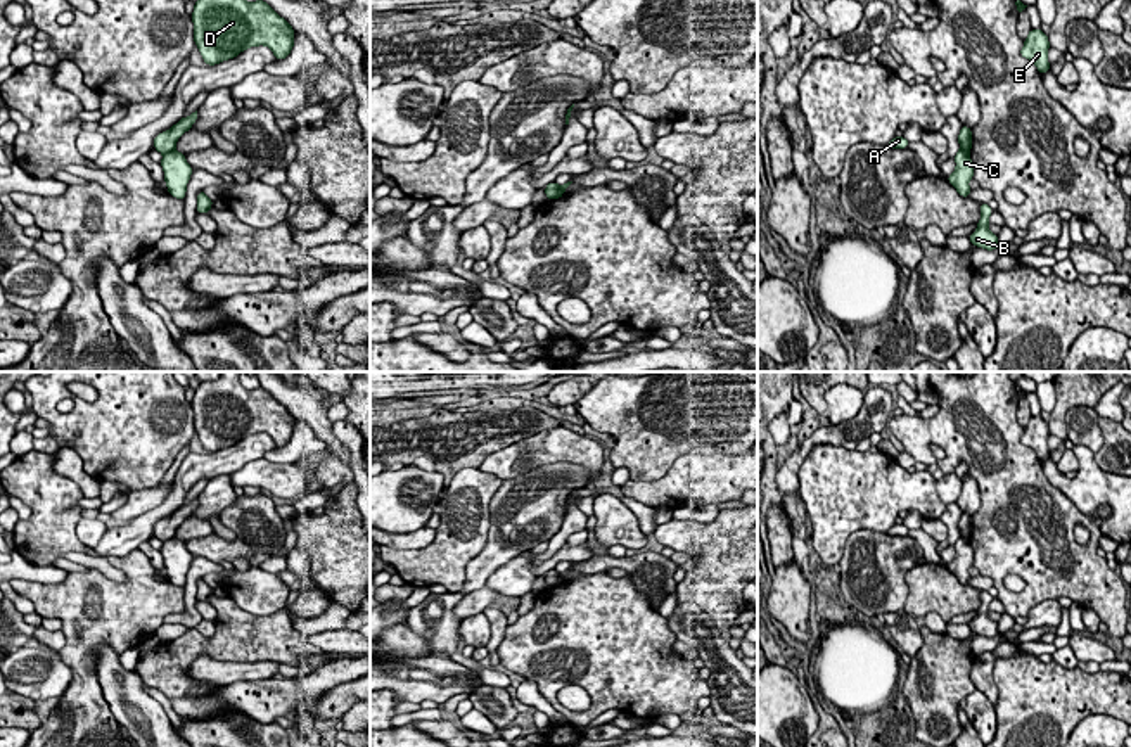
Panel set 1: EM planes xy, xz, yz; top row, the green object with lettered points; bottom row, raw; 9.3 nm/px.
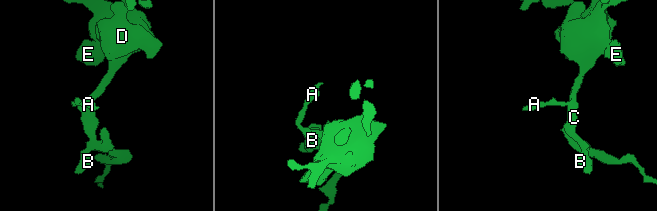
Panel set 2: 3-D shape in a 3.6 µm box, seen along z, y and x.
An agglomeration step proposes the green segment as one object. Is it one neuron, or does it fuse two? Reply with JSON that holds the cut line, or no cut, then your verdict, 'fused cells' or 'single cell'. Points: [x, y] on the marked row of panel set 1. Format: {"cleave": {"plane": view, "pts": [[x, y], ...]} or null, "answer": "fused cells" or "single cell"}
{"cleave": {"plane": "xy", "pts": [[173, 149], [165, 154]]}, "answer": "fused cells"}

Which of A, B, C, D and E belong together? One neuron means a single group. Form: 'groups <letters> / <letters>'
groups A D E / B C

